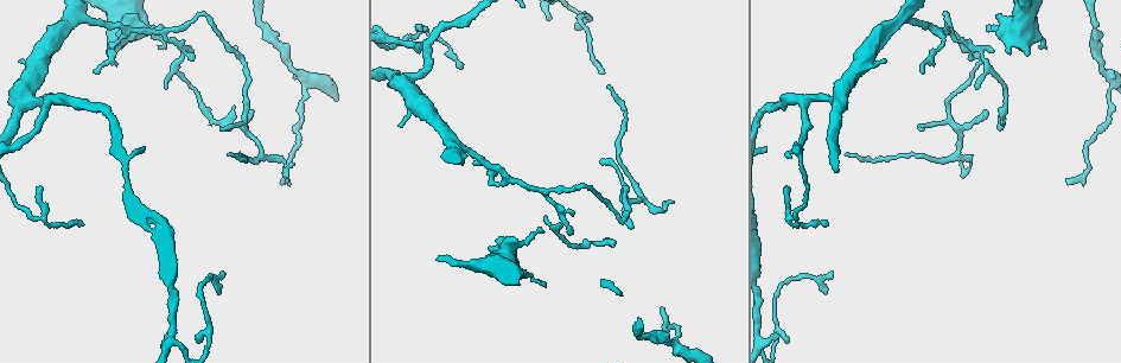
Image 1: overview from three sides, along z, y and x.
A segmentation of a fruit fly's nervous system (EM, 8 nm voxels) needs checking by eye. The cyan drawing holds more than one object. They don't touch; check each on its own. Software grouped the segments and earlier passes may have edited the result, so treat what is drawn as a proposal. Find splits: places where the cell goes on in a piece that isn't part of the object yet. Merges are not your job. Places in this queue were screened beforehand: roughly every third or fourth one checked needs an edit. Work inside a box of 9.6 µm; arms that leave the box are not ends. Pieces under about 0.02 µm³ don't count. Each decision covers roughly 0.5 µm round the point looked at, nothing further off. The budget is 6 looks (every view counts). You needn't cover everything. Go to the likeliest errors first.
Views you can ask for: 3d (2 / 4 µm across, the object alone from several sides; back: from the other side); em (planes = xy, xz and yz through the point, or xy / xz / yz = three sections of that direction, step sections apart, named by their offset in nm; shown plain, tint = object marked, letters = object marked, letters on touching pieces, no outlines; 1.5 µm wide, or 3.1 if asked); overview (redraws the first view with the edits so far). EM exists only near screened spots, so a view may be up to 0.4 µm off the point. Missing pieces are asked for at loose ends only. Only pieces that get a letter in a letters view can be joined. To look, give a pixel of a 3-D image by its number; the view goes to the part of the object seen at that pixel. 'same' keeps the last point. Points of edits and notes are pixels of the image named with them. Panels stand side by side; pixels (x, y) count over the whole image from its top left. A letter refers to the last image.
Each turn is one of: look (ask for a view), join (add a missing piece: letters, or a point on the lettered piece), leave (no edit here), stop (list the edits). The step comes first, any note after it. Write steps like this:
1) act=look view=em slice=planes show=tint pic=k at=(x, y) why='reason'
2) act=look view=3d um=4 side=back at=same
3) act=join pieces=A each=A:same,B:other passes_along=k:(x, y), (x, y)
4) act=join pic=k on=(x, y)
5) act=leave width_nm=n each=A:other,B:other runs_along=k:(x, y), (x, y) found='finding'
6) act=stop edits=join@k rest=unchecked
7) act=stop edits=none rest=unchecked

act=look view=em slice=planes show=letters pic=1 at=(106, 54) why='free end'

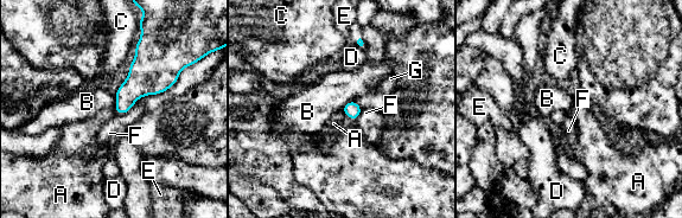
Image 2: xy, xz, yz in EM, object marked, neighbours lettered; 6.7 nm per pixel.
act=leave each=A:other,B:other,C:other,D:other,E:other,F:other,G:other found='none of them fits'

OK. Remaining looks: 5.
act=look view=em slice=planes show=letters pic=1 at=(614, 246) why='free end'

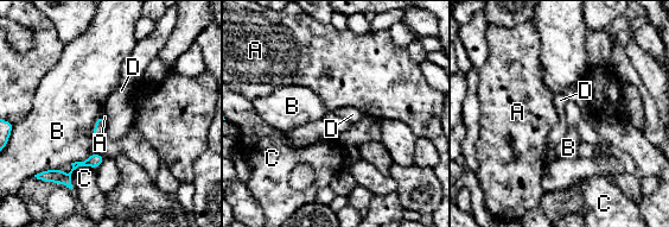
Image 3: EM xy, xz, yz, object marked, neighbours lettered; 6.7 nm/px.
act=leave each=A:other,B:other,C:other,D:other border=3:(107, 123), (103, 134) found='none of them fits'

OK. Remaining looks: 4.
act=look view=em slice=planes show=letters pic=1 at=(777, 336) why='an open end'

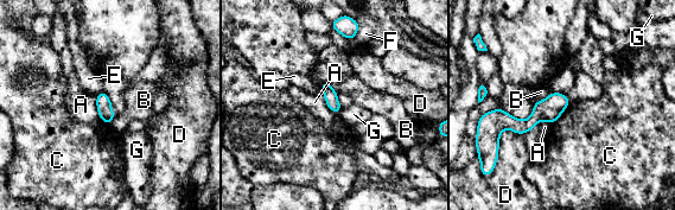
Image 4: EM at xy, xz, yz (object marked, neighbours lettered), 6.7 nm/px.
act=leave each=A:other,B:other,C:other,D:other,E:other,F:other,G:other found='no lettered piece goes on from it'

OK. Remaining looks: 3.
act=stop edits=none rest=unchecked

